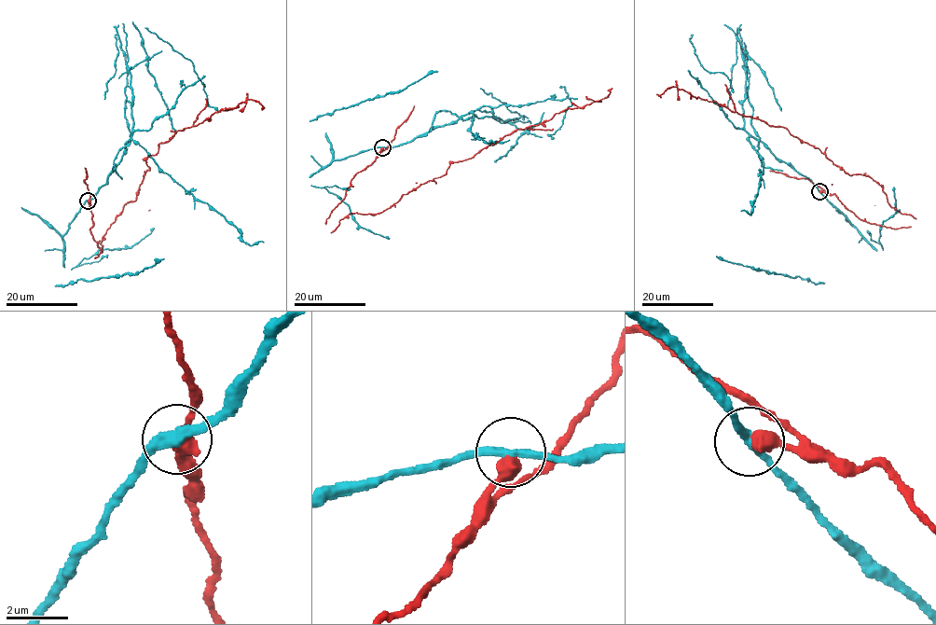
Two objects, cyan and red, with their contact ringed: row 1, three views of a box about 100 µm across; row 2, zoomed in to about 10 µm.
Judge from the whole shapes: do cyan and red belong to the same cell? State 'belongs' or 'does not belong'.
does not belong

